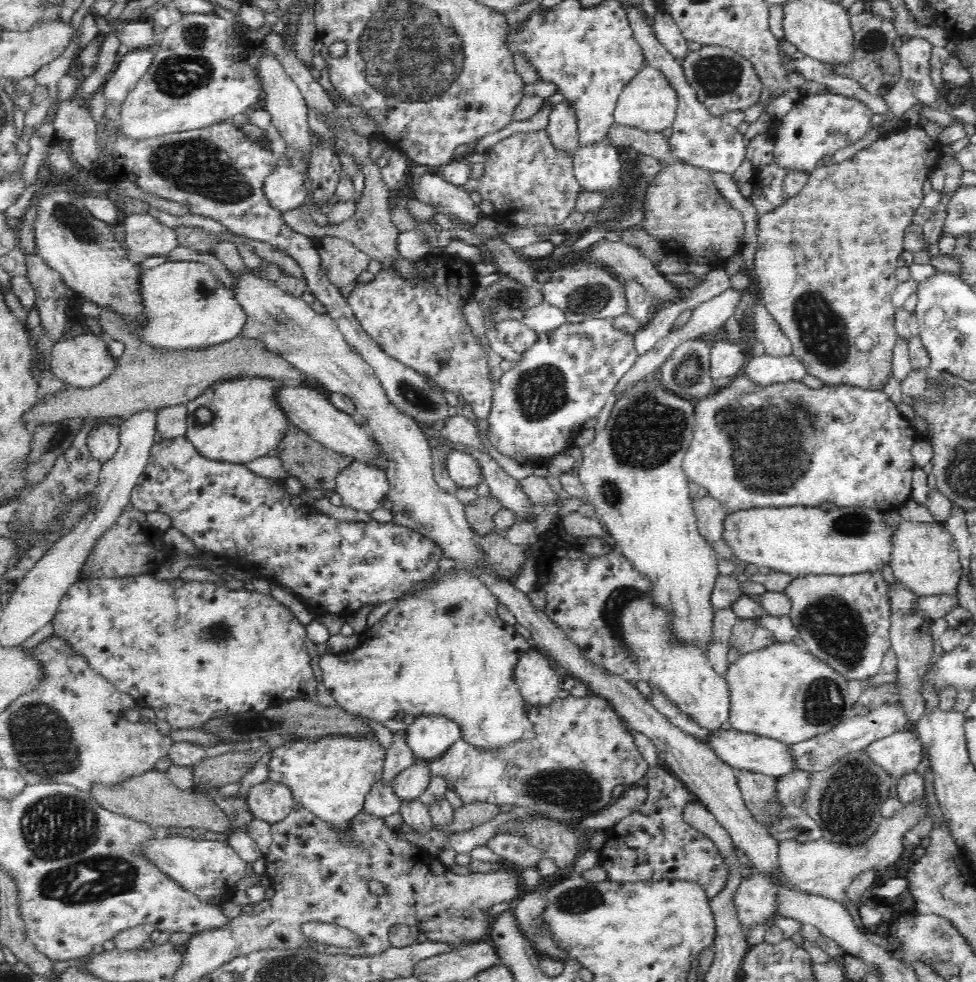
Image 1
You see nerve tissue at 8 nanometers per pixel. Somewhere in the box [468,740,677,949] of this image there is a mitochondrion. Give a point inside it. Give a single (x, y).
(574, 791)

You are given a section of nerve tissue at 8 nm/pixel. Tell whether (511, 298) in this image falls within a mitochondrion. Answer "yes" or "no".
yes

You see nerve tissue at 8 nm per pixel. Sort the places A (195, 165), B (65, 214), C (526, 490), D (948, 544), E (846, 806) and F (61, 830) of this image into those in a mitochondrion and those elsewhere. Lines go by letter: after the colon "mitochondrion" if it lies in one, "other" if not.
A: mitochondrion
B: mitochondrion
C: other
D: other
E: mitochondrion
F: mitochondrion

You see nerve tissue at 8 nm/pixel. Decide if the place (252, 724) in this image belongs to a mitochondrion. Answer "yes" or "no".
yes

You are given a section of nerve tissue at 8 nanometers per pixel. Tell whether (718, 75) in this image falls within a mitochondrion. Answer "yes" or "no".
yes

